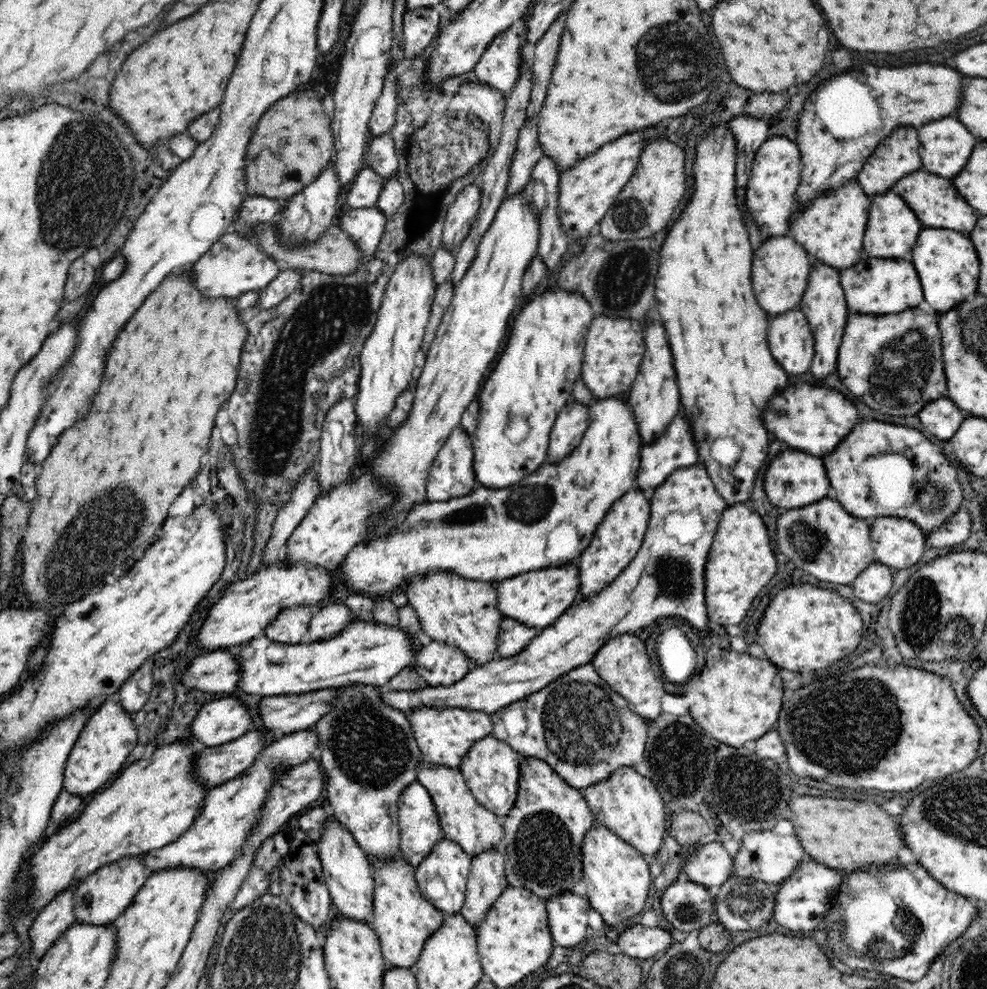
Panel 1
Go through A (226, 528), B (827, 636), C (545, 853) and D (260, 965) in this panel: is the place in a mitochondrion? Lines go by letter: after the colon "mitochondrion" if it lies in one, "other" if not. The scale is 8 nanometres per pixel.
A: other
B: other
C: mitochondrion
D: mitochondrion

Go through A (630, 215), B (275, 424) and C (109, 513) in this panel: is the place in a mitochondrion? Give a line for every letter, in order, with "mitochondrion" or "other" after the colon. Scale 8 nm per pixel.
A: mitochondrion
B: mitochondrion
C: mitochondrion

